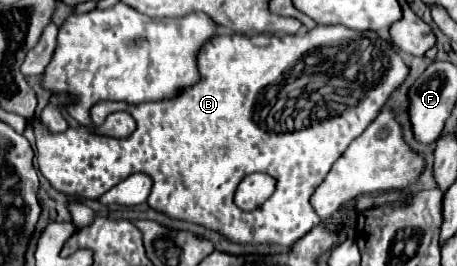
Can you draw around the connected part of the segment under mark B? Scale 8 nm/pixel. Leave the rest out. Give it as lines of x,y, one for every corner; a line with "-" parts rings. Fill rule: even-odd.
315,26
303,36
217,34
211,42
201,46
197,66
199,82
181,90
171,100
143,102
141,106
129,106
127,102
99,102
91,108
91,122
95,128
101,126
111,112
129,112
137,120
137,130
129,138
95,134
91,126
83,124
67,128
61,134
47,134
47,130
33,120
41,174
61,194
81,200
97,200
127,176
143,172
153,180
149,206
159,214
219,232
233,244
277,244
291,248
321,222
309,204
309,196
325,180
325,174
345,148
375,120
389,94
409,72
387,40
379,38
375,32
355,32
345,26
-
259,170
265,174
277,174
279,192
275,192
275,196
271,196
261,208
245,212
237,208
233,196
239,182
247,174

